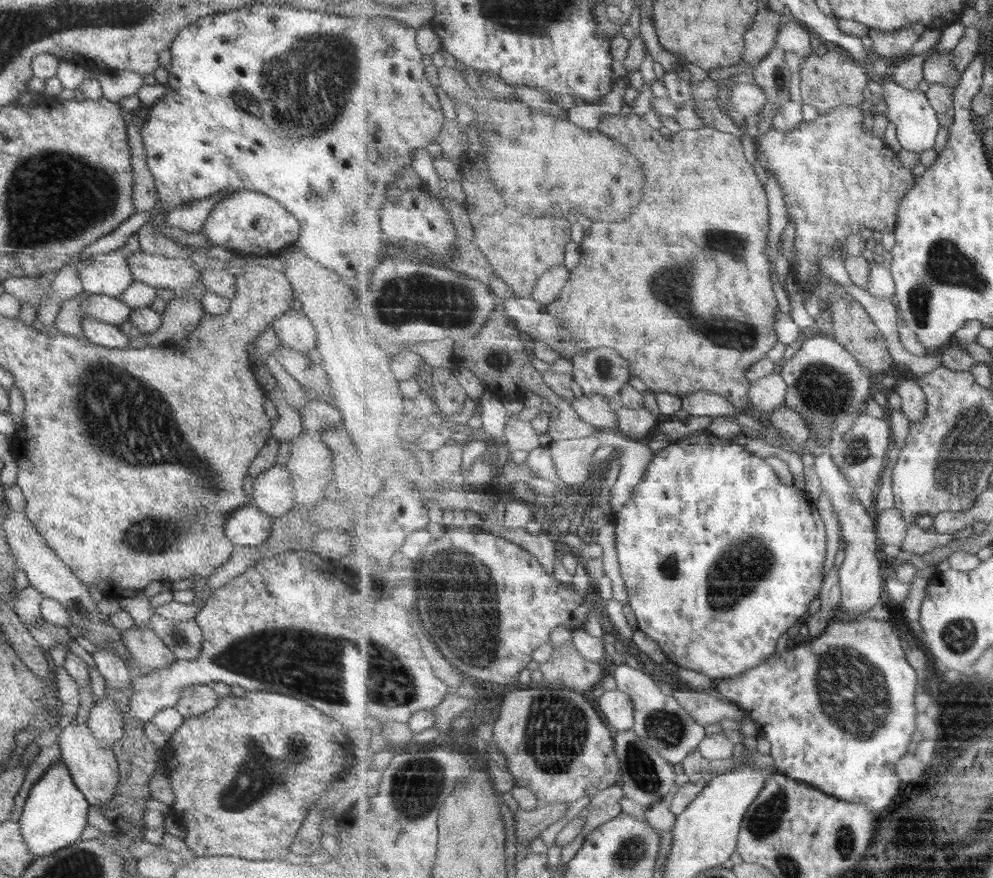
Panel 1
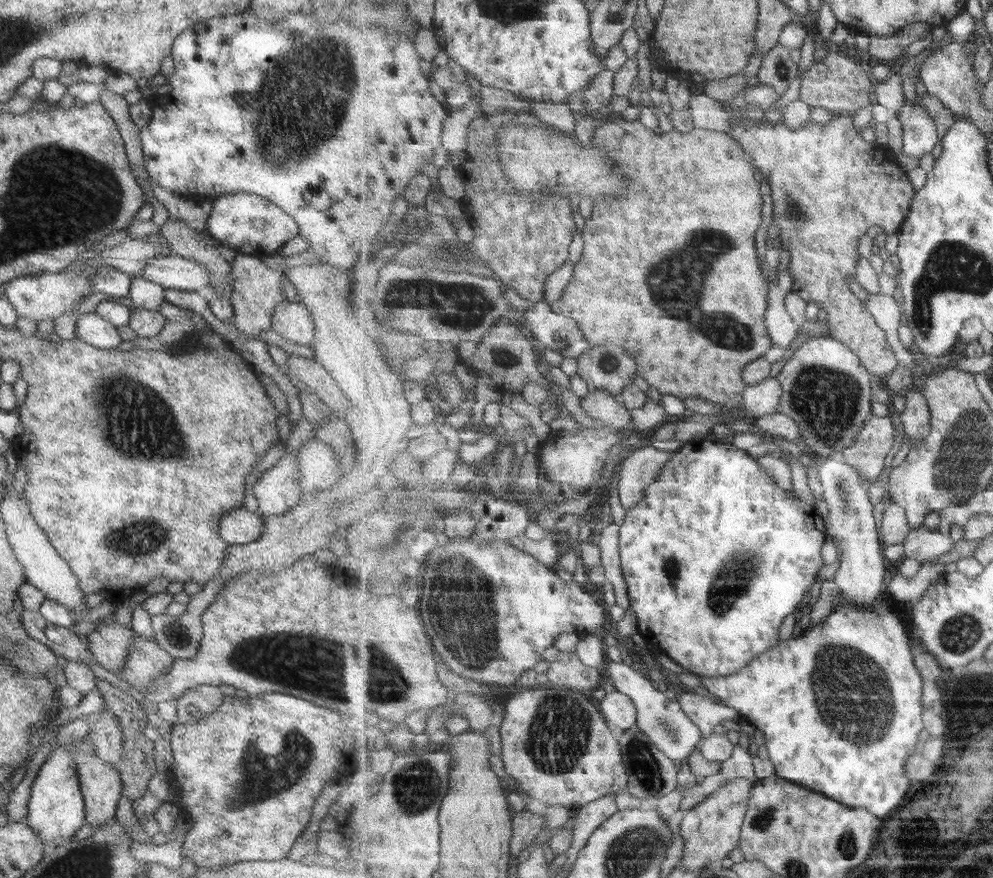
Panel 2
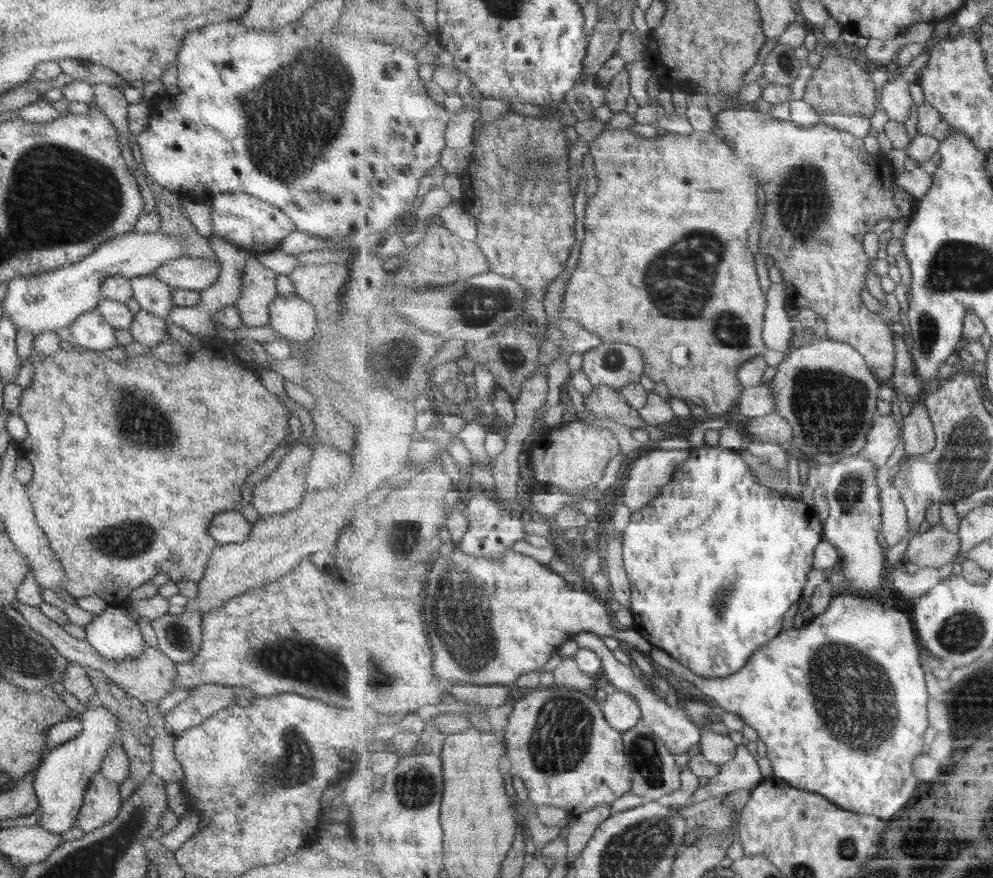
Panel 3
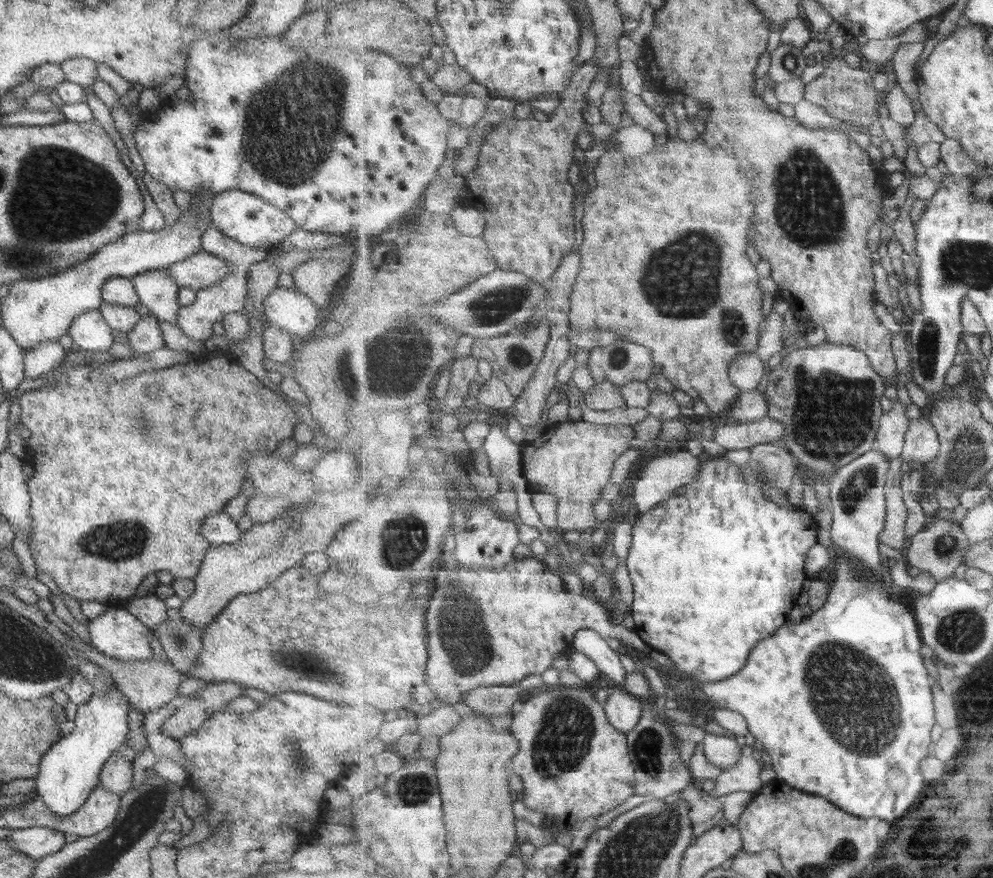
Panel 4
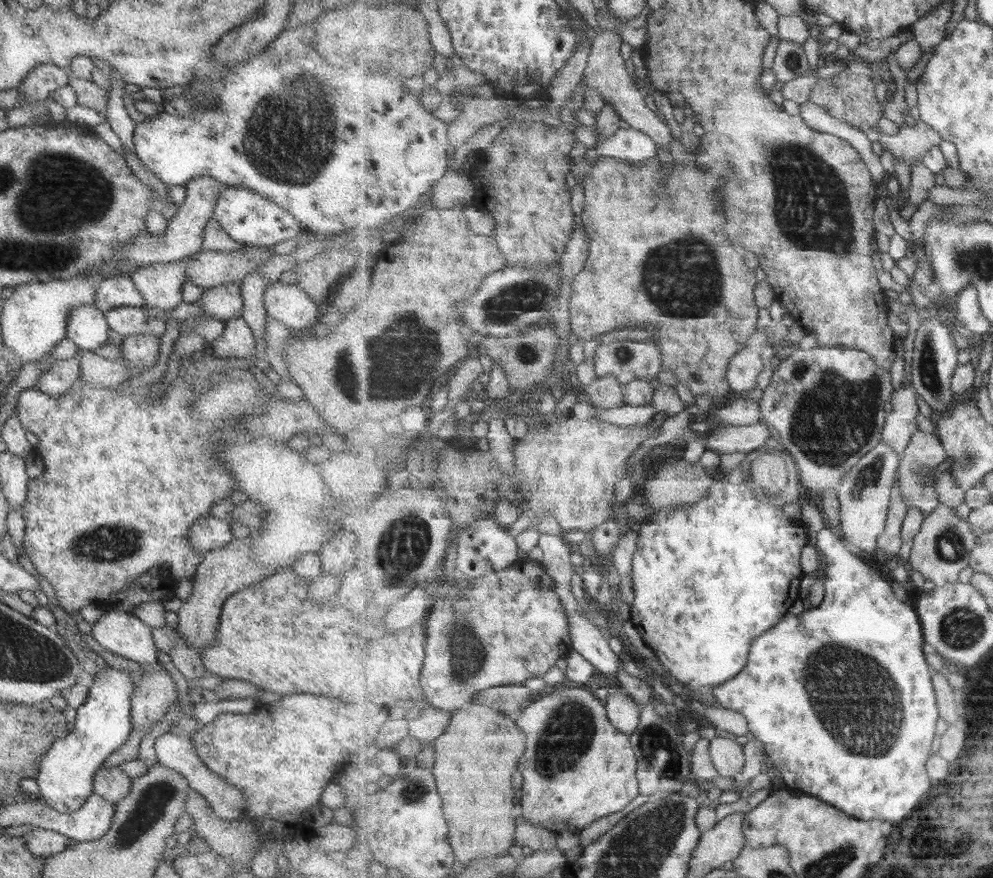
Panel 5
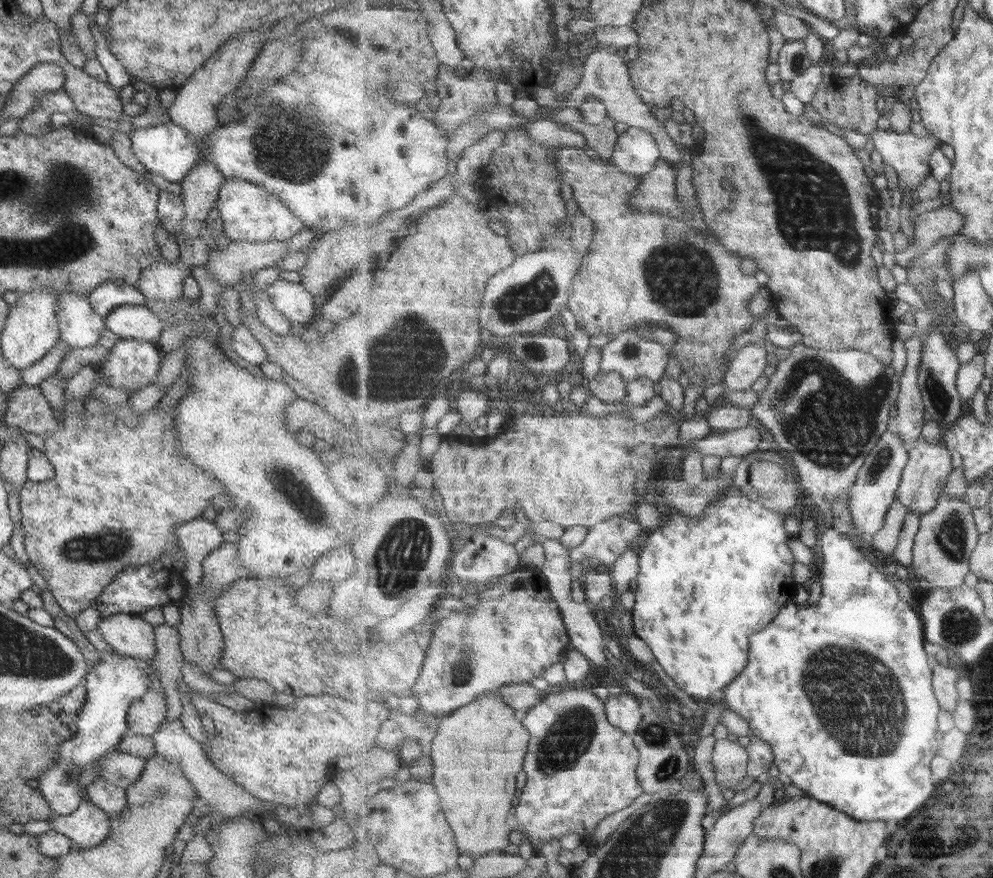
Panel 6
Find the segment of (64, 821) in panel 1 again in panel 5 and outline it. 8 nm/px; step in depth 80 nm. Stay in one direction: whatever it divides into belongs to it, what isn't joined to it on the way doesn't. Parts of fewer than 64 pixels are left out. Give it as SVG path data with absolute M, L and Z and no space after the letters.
M105 667L92 676L85 703L76 709L73 729L53 742L38 764L34 778L39 789L38 797L55 812L70 813L85 802L92 793L92 776L105 758L125 742L132 730L130 699L136 684L128 672Z

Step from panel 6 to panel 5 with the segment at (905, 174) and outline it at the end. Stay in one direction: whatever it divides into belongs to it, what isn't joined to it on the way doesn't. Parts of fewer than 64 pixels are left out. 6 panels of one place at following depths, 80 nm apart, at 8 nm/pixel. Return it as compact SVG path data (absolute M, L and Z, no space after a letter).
M921 118L916 125L901 126L899 134L885 134L879 130L878 142L882 150L886 150L897 160L913 166L916 160L923 160L934 146L940 145L944 138Z

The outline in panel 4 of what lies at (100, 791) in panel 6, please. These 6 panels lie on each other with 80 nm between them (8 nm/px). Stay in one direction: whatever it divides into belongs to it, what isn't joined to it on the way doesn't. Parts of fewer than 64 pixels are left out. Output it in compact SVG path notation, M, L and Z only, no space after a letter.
M115 752L103 763L99 771L98 786L111 794L124 795L131 787L131 762Z

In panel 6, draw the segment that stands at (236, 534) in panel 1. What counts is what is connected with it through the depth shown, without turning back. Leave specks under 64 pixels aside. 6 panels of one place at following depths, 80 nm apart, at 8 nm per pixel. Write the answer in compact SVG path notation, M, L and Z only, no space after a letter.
M200 516L187 522L177 523L172 528L176 546L185 558L185 570L181 576L187 586L197 586L201 581L201 561L213 549L221 546L219 529L211 518L205 520Z

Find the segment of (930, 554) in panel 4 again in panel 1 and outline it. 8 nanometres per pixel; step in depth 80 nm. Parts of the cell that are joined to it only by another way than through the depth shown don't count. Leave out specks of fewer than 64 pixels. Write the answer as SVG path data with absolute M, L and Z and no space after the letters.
M909 523L907 536L901 547L904 552L909 551L920 555L927 554L927 552L932 553L934 549L939 550L952 540L951 533L939 534L932 529L925 530L917 523Z

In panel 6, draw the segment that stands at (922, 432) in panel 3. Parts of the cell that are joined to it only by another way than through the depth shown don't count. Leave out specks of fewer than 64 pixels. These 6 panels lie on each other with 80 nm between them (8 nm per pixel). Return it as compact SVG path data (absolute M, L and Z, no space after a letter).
M922 437L917 441L917 447L908 452L909 461L903 470L898 494L896 495L910 512L928 513L937 507L940 496L945 490L945 483L953 472L953 458L951 451L942 443L936 446L927 443Z

